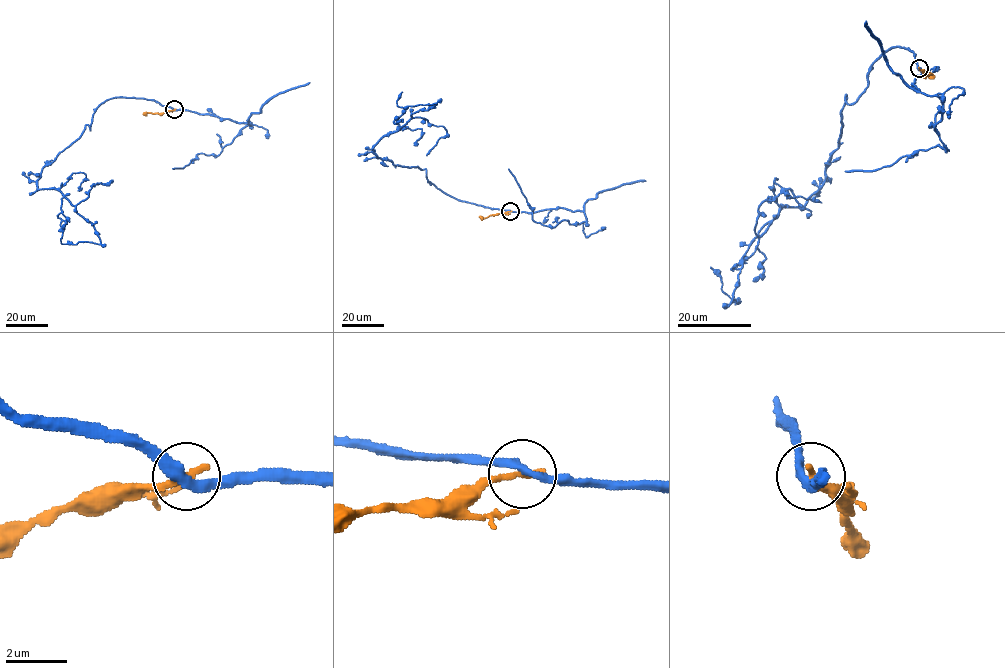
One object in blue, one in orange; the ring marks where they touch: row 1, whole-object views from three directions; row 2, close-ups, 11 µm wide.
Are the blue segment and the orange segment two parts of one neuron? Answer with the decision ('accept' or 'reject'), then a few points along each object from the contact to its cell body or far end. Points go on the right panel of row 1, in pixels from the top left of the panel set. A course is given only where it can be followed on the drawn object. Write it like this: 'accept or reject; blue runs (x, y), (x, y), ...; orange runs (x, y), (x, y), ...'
reject; blue runs (918, 68), (892, 47), (855, 101), (846, 95), (824, 183), (755, 238), (738, 303), (710, 267); orange runs (918, 68), (925, 75), (930, 74), (928, 76)

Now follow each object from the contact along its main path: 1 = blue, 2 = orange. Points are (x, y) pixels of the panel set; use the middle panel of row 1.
1: (510, 211), (458, 200), (428, 182), (425, 169), (376, 157), (382, 137), (436, 104), (400, 107), (402, 91)
2: (510, 211), (485, 218), (479, 216)

